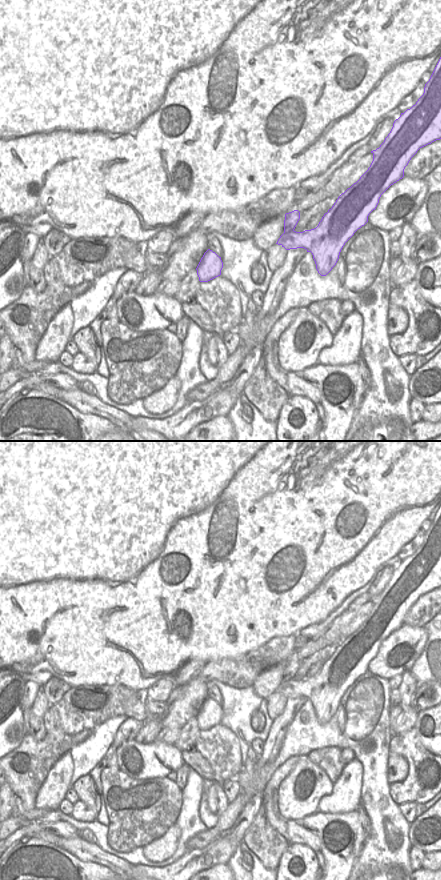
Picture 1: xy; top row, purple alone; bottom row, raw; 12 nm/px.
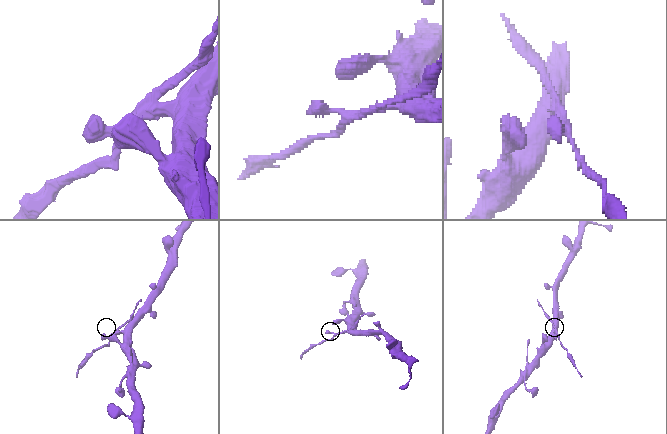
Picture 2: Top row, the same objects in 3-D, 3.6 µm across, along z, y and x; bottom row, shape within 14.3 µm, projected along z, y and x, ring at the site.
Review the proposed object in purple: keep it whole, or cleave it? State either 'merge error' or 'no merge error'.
merge error

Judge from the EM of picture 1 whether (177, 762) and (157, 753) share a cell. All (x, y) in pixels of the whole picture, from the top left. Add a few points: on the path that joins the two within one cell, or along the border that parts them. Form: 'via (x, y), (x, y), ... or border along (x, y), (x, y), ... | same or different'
via (172, 761), (162, 758) | same

